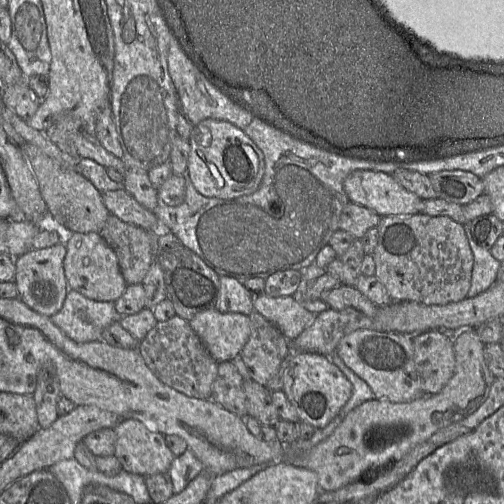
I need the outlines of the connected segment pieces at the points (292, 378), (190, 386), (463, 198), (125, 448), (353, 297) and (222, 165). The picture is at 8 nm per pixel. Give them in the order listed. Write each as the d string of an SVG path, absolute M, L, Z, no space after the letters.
M292 351L282 390L295 408L299 422L307 422L315 429L320 429L333 420L348 402L352 395L352 384L328 356Z
M177 314L156 325L142 339L137 349L149 369L165 384L195 398L209 399L218 373L218 362L209 354L189 321Z
M441 171L427 175L437 198L464 206L484 193L483 180L476 175L462 171Z
M136 419L122 420L113 429L116 435L114 455L122 469L143 476L168 472L175 456L166 444L165 435Z
M339 285L321 295L330 308L335 310L354 309L366 316L375 315L379 306L367 299L355 286Z
M204 119L193 126L186 176L205 197L232 200L256 192L264 176L264 155L257 145L235 125Z

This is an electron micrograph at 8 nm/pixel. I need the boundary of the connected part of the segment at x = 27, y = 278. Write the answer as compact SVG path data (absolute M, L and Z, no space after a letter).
M59 243L44 249L30 249L15 259L14 283L18 289L18 298L32 310L48 317L62 308L69 290L63 268L65 255L66 246Z

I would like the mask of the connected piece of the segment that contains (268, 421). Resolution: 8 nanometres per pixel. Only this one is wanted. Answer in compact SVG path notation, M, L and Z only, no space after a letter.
M252 378L244 379L243 389L246 395L247 415L257 419L262 425L275 427L280 417L272 402L271 391Z

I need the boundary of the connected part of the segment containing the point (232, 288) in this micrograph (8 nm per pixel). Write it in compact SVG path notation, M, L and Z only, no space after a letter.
M219 276L220 295L216 309L222 313L235 312L249 315L254 311L254 297L237 279Z

